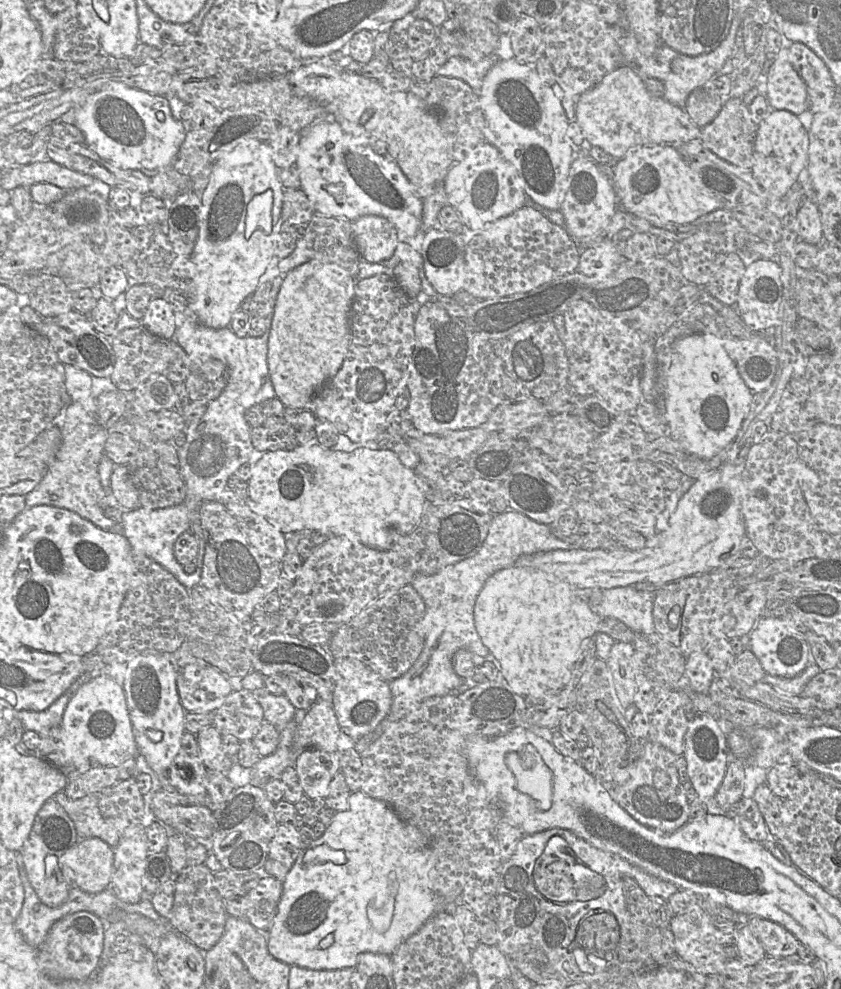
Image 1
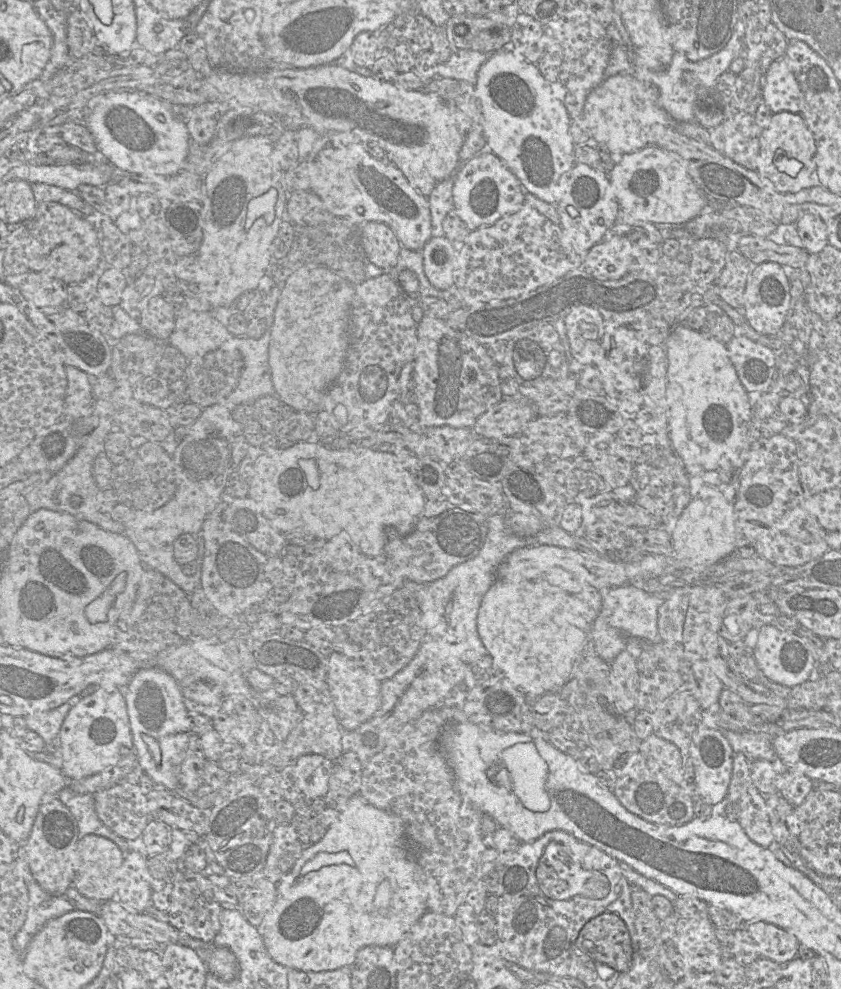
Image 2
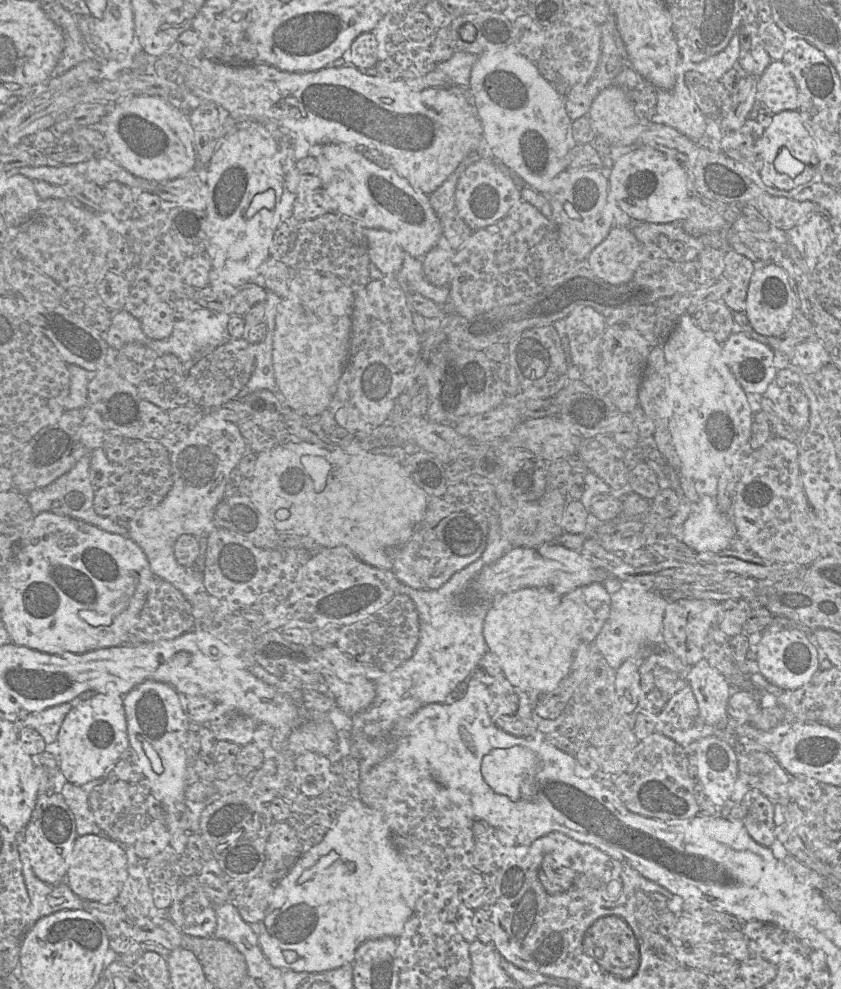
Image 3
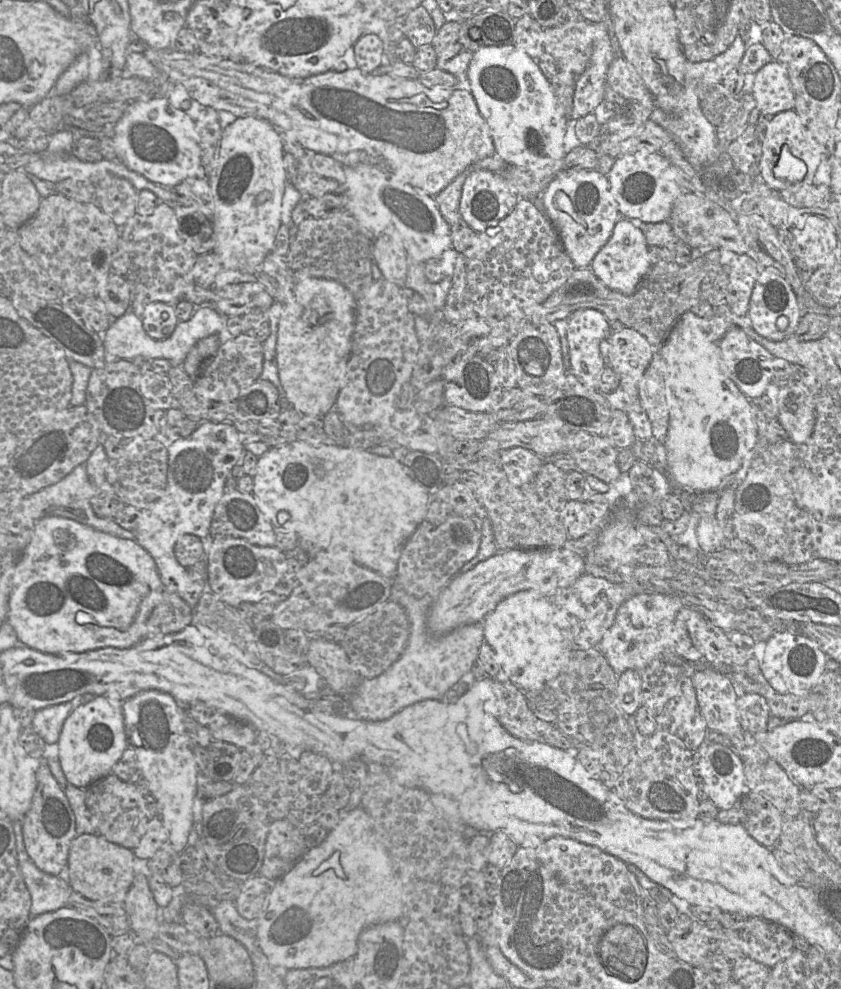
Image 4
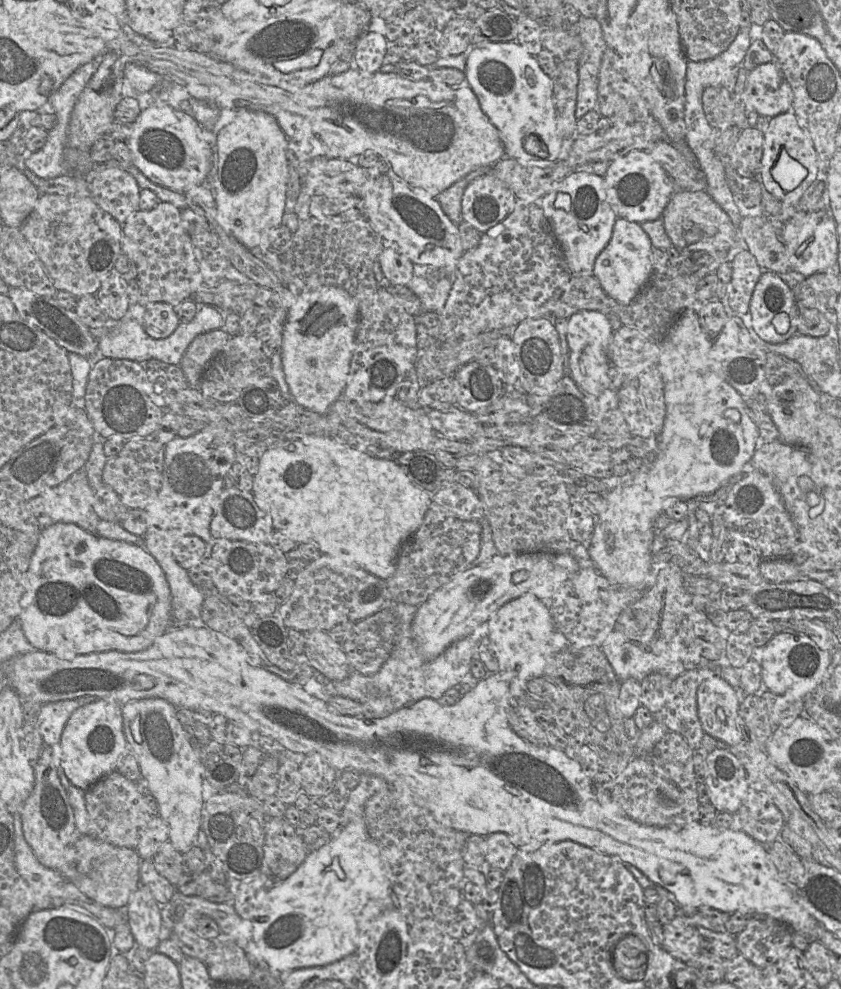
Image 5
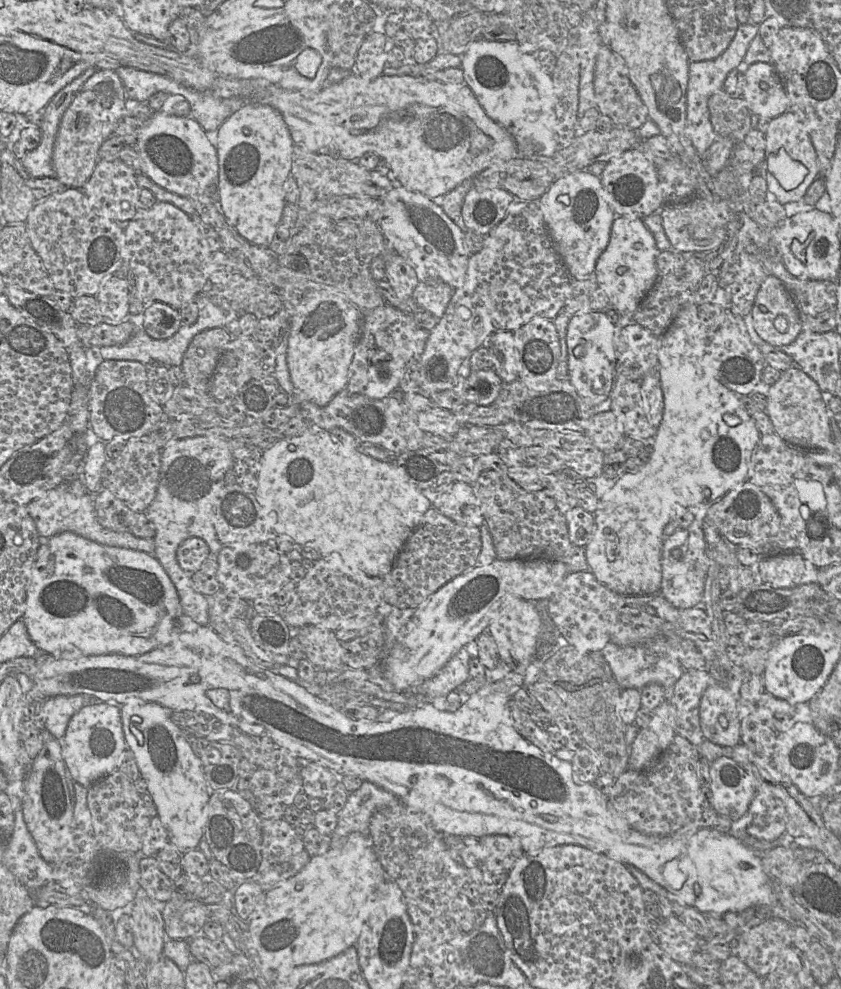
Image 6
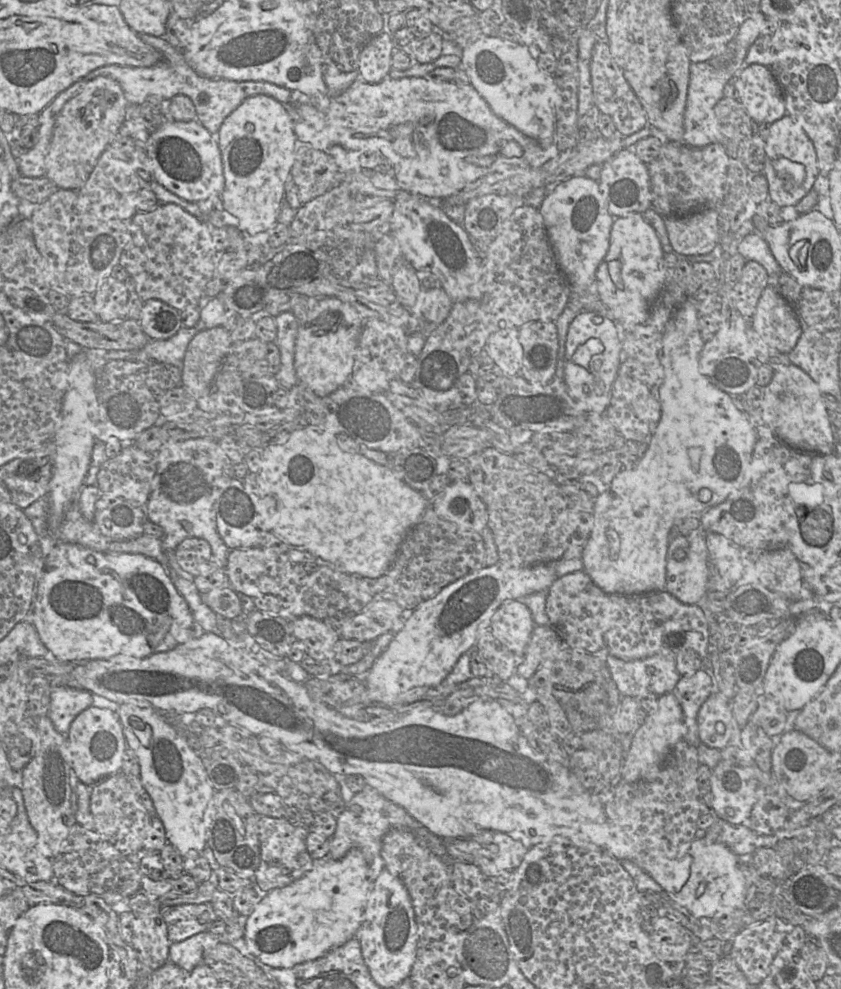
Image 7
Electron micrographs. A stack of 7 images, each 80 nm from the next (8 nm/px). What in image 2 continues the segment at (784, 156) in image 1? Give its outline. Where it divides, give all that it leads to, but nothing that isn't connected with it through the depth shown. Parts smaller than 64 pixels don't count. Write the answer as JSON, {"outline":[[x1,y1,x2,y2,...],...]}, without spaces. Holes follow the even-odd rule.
{"outline":[[788,111,773,113,769,124,762,129,760,135,756,172,775,191,780,193,796,193,819,186,815,154,814,136,800,114]]}

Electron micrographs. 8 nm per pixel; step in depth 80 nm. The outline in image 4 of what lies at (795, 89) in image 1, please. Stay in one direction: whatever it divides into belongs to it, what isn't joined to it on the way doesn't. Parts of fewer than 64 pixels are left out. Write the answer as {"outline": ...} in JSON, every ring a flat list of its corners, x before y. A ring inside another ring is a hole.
{"outline":[[771,60,754,76,753,105,761,112,775,115,794,109,795,96,786,68]]}

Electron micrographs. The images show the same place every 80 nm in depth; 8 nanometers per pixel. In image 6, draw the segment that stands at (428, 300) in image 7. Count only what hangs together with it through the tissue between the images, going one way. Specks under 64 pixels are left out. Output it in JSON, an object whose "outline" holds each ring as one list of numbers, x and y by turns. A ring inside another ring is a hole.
{"outline":[[419,281,414,289,413,298,419,310,428,311,440,319,452,298,453,291,454,289,445,282,429,286]]}

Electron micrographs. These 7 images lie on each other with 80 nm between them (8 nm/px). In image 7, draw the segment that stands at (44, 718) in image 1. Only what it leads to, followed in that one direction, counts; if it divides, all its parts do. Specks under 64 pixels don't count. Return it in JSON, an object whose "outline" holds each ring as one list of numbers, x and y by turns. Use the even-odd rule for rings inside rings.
{"outline":[[58,685,52,688,47,716,55,730,66,736,73,720,92,706,92,701,92,693,87,690]]}

